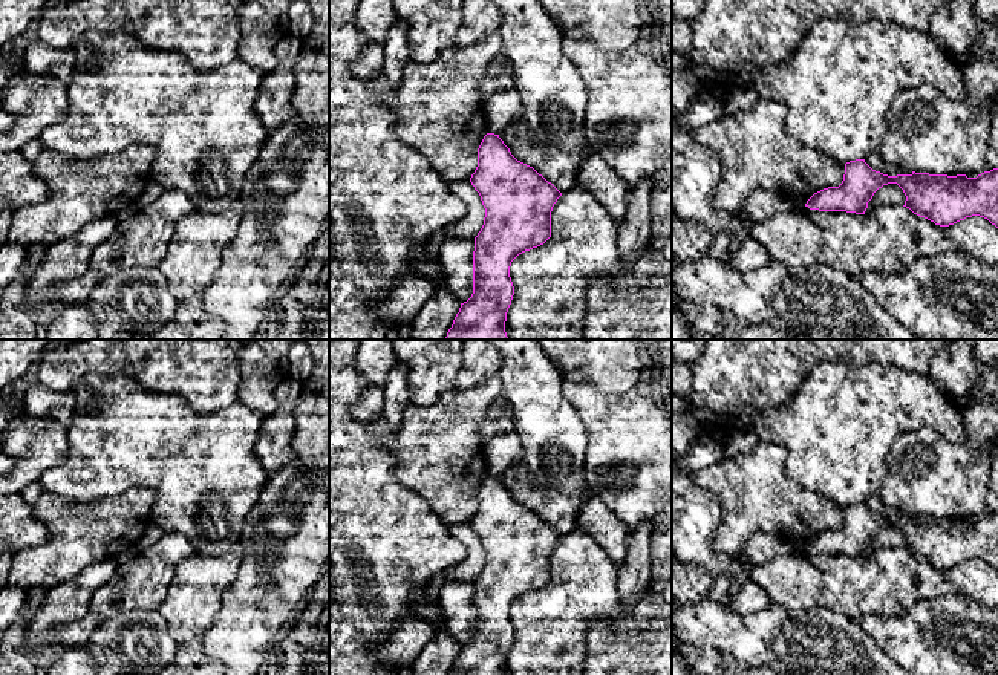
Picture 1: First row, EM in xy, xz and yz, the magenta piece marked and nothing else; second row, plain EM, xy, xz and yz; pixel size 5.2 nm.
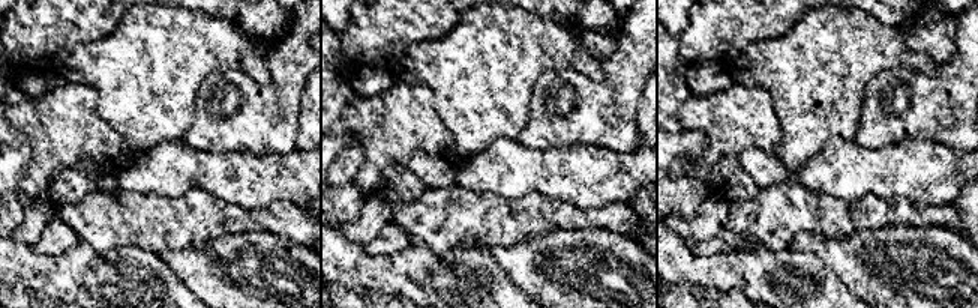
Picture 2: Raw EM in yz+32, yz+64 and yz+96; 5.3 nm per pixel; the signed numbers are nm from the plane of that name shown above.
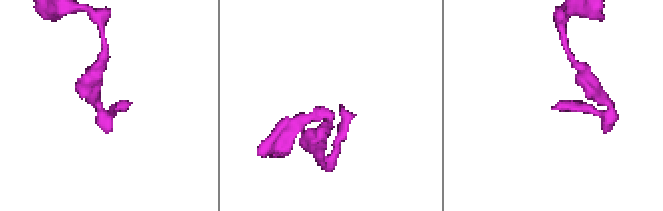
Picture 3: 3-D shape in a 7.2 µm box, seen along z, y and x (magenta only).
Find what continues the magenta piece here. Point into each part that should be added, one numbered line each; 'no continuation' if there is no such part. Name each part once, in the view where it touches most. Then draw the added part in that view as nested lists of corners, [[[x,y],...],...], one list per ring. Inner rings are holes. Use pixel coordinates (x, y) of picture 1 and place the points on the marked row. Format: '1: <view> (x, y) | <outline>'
no continuation

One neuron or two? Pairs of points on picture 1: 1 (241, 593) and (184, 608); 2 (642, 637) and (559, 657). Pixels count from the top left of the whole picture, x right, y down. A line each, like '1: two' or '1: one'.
1: two
2: two

